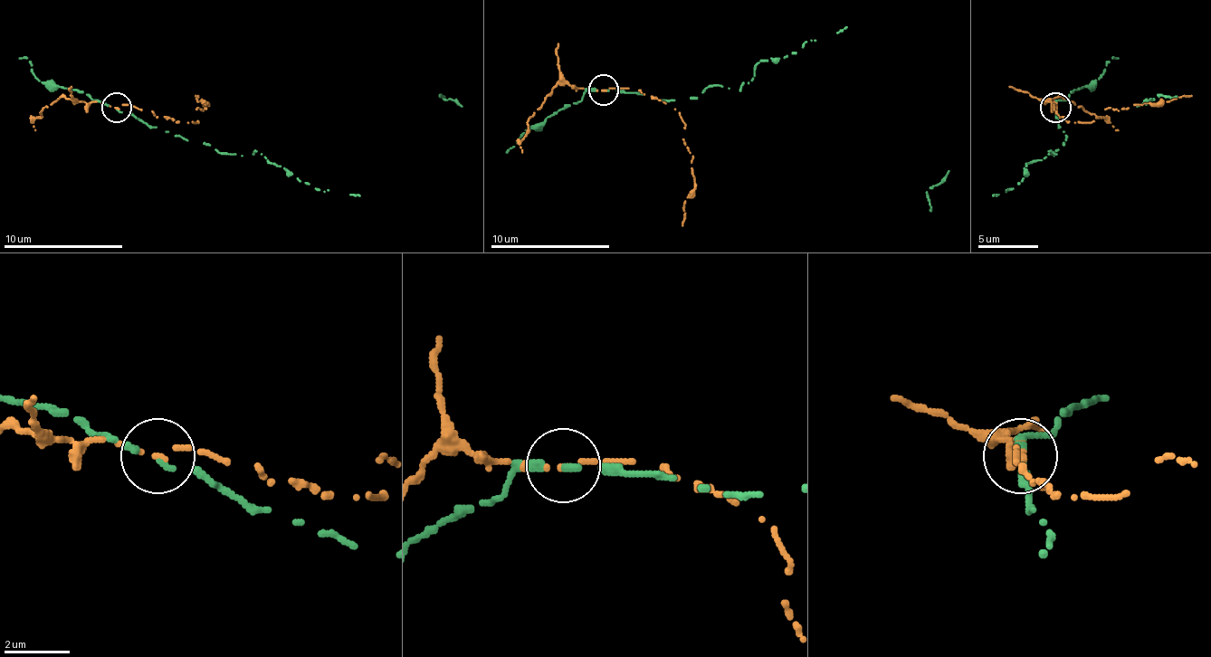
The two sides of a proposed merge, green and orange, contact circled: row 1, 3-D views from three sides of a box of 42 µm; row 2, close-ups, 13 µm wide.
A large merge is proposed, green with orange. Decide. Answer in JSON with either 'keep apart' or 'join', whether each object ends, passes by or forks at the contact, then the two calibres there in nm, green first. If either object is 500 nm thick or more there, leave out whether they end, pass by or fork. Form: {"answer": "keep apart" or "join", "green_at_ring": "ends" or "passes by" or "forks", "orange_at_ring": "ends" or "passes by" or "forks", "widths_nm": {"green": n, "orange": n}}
{"answer": "keep apart", "green_at_ring": "ends", "orange_at_ring": "passes by", "widths_nm": {"green": 240, "orange": 110}}

